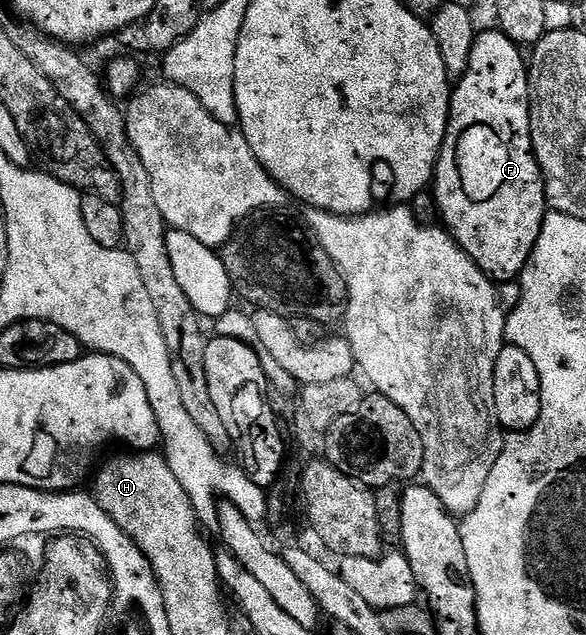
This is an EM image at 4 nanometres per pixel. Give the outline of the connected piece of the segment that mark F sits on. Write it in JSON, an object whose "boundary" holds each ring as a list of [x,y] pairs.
{"boundary":[[[501,31],[495,33],[480,32],[473,43],[473,49],[469,55],[469,67],[463,78],[454,86],[451,94],[451,114],[447,120],[447,130],[443,146],[439,152],[439,161],[435,164],[435,176],[433,178],[433,192],[435,194],[435,208],[442,224],[448,233],[455,239],[455,243],[464,249],[469,259],[477,266],[485,276],[490,277],[492,282],[514,282],[527,265],[529,255],[537,243],[537,235],[543,226],[543,218],[549,212],[547,196],[545,195],[545,183],[543,172],[535,158],[535,152],[531,146],[531,92],[527,82],[528,62],[521,54],[520,46],[511,42]]]}

